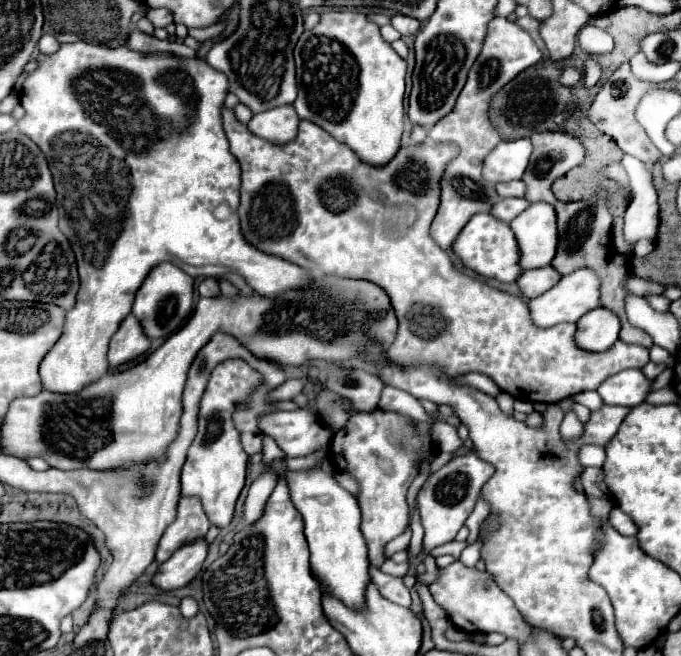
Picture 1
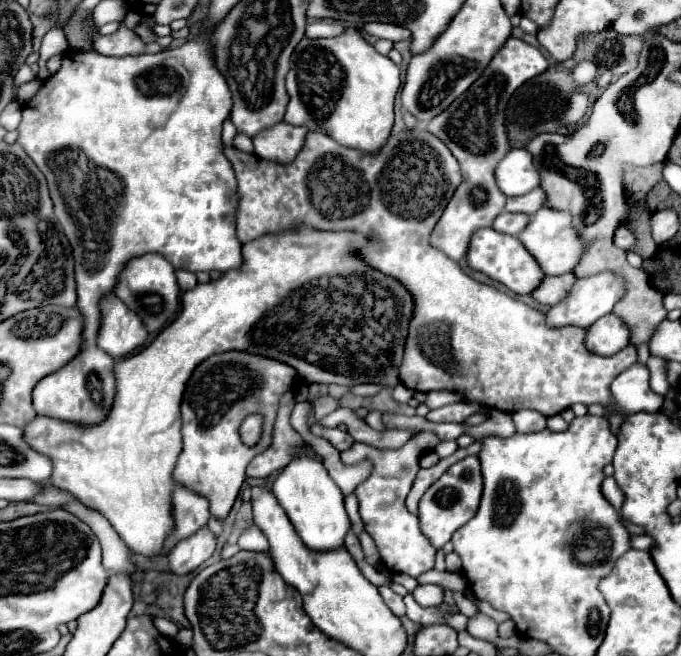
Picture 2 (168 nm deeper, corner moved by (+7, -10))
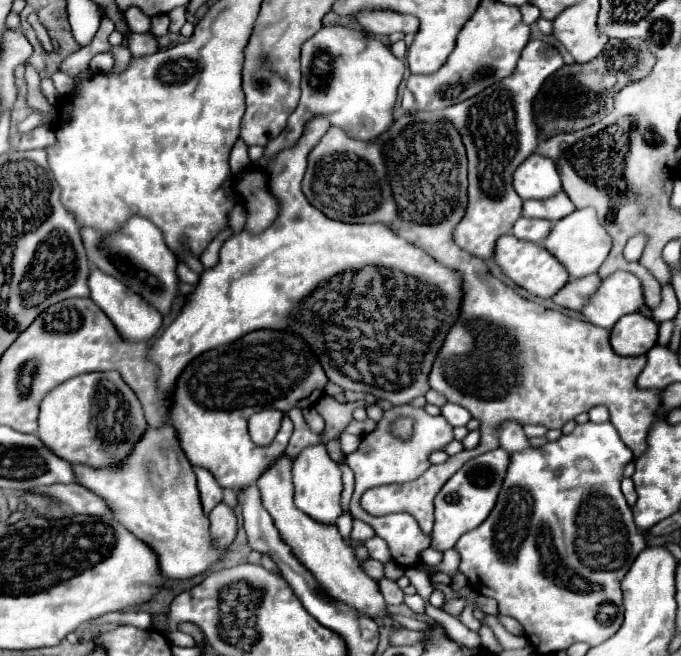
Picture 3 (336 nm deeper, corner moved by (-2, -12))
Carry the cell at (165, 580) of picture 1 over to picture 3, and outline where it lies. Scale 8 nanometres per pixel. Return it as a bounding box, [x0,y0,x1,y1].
[210,502,236,548]

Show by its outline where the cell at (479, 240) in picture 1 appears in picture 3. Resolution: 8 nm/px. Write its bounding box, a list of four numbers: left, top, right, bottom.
[494,234,568,298]

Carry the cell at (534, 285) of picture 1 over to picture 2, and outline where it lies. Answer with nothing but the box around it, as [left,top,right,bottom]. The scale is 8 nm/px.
[533,272,575,306]

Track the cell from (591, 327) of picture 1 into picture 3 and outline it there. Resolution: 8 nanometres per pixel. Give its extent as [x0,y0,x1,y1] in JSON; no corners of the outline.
[610,312,658,356]

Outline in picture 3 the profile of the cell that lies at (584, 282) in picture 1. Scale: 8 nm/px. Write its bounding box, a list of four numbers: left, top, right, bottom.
[582,270,644,330]

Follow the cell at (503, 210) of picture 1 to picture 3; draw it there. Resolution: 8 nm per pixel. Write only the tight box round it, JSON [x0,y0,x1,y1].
[512,218,552,244]

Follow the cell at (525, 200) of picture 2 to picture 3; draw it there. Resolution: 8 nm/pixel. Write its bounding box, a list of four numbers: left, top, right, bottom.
[522,192,574,220]

